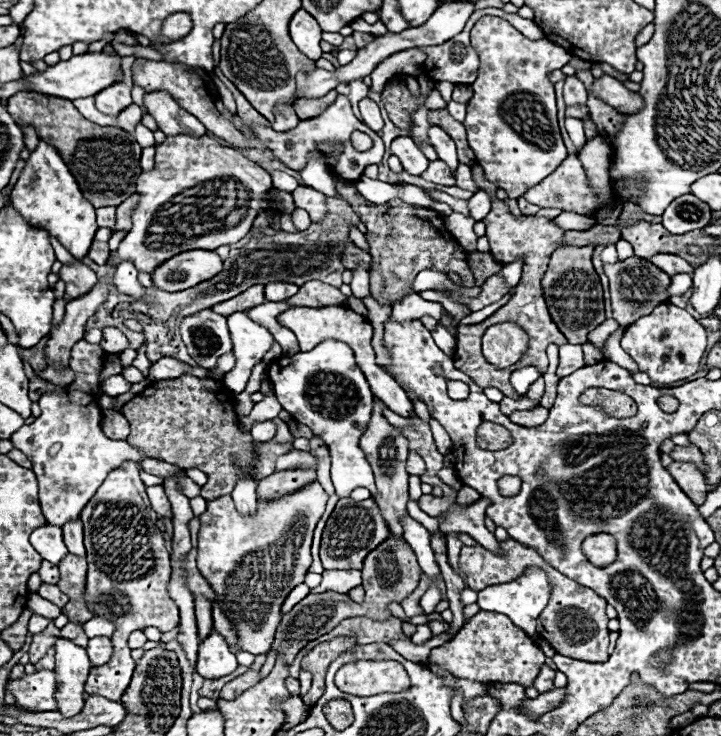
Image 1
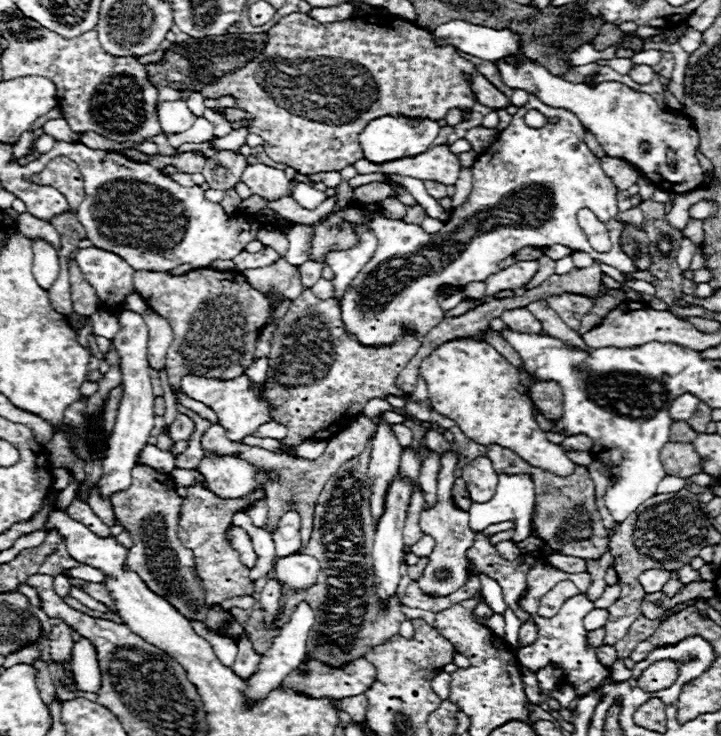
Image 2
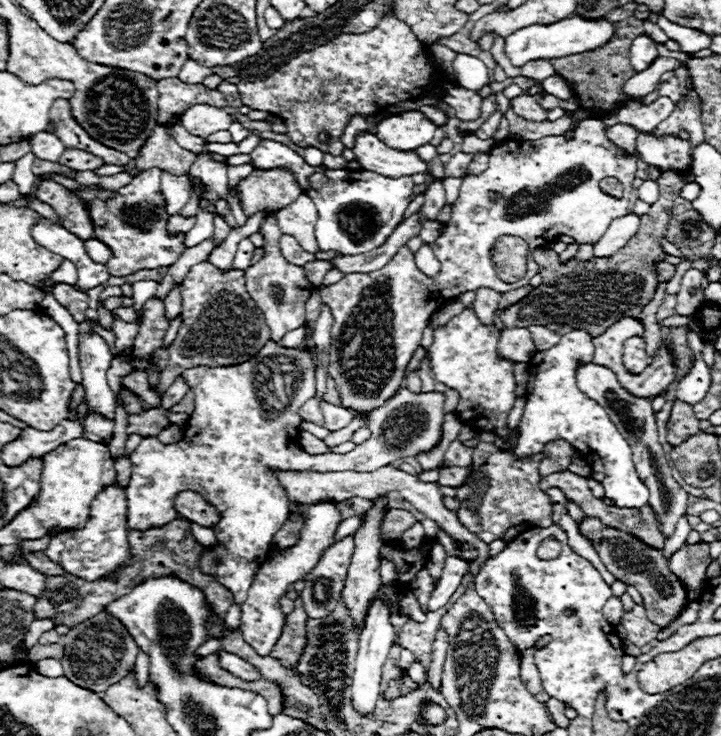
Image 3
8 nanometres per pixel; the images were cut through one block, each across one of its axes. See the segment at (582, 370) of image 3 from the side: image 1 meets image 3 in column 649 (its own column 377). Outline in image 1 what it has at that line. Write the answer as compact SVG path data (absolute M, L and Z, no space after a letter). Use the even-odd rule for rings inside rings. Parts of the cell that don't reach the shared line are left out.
M374 402L372 420L366 428L366 432L360 438L360 446L374 470L376 476L376 488L382 498L378 498L378 506L382 510L382 516L390 528L392 536L402 538L402 526L398 522L400 516L406 514L406 502L408 502L408 472L406 472L406 458L408 458L408 438L398 432L382 414L382 402Z

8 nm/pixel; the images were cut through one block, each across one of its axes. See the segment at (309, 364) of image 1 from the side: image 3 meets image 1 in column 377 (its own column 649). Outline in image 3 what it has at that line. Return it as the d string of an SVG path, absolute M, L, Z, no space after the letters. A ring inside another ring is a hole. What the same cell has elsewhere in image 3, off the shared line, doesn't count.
M572 330L562 336L562 342L550 350L538 350L528 362L528 386L526 386L526 410L520 420L520 440L514 448L516 458L532 458L540 454L548 442L570 442L594 470L594 478L604 486L604 494L616 500L620 508L638 508L648 502L650 490L640 480L634 462L632 448L612 424L606 410L576 386L576 358L592 360L594 344L586 330Z

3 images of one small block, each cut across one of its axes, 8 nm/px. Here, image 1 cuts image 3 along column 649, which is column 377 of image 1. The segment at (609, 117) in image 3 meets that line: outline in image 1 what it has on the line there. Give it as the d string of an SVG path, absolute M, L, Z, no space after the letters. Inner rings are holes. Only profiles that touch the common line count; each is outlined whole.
M369 97L360 100L360 114L362 114L362 120L364 124L374 130L374 132L380 132L382 126L384 126L384 120L382 120L379 105Z

